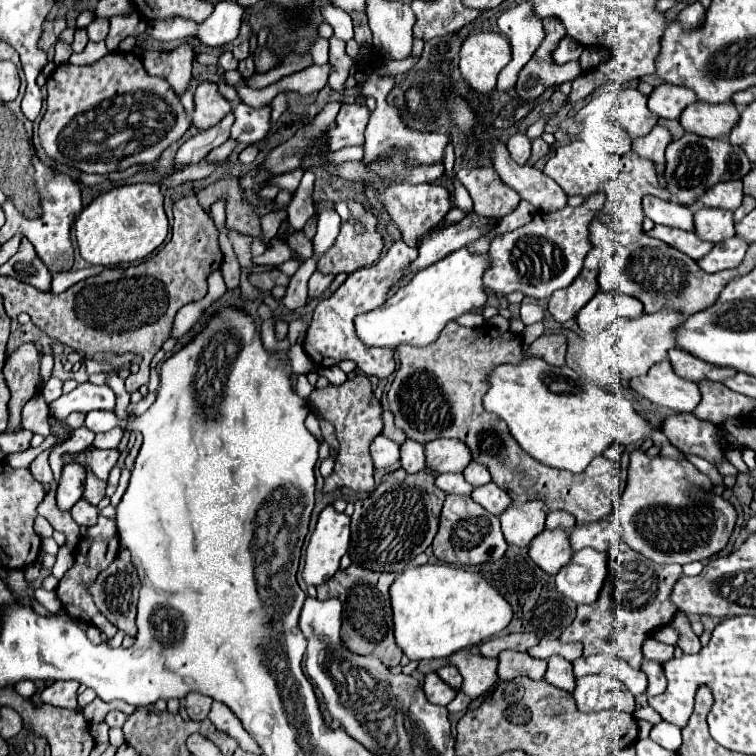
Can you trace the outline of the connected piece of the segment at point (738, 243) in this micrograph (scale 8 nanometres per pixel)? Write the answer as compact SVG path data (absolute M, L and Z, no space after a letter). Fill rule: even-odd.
M732 237L732 239L726 239L722 243L716 243L714 249L696 263L706 273L718 273L718 271L724 271L724 269L734 269L742 263L746 249L748 247L742 239Z

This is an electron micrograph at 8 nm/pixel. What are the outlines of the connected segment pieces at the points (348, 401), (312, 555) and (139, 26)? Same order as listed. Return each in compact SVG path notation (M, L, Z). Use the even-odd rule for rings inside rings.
M356 375L342 385L328 385L324 389L314 389L310 395L312 405L336 427L336 437L340 441L340 453L334 465L334 473L324 481L324 493L340 487L350 487L356 491L374 489L374 465L370 457L370 443L382 433L382 405L374 397L370 381L366 375Z
M328 505L318 517L318 525L306 549L306 565L302 571L306 585L320 585L328 581L338 571L340 559L348 551L348 545L350 517Z
M132 11L128 15L110 17L110 33L106 37L106 45L110 51L118 51L118 43L128 35L140 35L146 29L146 21L140 13Z

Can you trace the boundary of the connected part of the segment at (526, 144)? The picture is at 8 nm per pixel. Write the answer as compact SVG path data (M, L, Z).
M518 133L514 137L510 137L508 141L508 151L510 151L510 157L518 163L518 165L526 165L526 161L530 159L530 151L532 151L532 143L526 135Z

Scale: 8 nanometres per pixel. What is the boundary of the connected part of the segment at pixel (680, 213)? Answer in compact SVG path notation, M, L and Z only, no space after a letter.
M644 197L642 201L646 217L650 217L658 225L682 229L682 231L692 231L694 229L694 219L692 211L680 203L674 201L662 201L658 197Z

